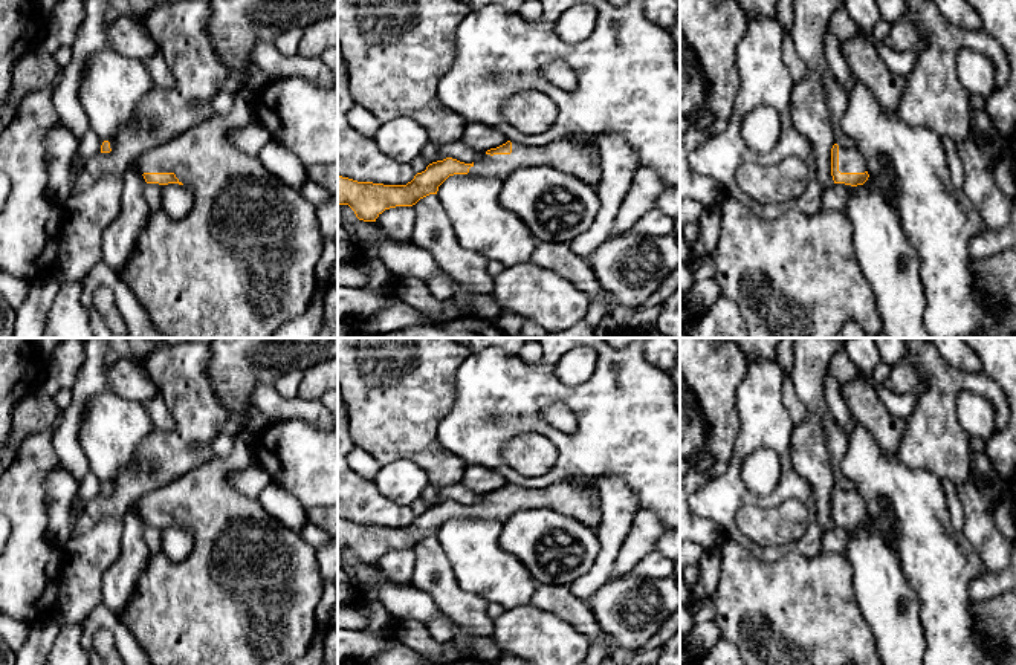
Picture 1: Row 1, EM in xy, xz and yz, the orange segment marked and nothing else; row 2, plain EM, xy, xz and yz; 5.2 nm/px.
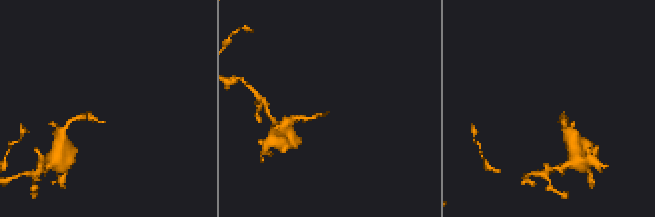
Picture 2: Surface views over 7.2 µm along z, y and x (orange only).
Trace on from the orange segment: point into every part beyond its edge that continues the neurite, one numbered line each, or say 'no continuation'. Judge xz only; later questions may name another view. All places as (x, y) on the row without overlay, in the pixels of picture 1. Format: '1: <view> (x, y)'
1: xz (567, 497)

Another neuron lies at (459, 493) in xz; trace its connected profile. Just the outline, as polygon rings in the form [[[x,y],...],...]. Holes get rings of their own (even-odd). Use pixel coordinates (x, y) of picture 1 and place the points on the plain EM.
[[[463,483],[454,485],[454,486],[446,486],[440,488],[440,492],[437,495],[437,503],[443,503],[446,500],[457,501],[464,506],[475,506],[480,503],[486,495],[478,494],[466,488]]]

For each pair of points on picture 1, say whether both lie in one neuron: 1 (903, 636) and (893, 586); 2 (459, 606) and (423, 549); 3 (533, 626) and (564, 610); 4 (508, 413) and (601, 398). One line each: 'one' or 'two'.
1: one
2: one
3: two
4: one

